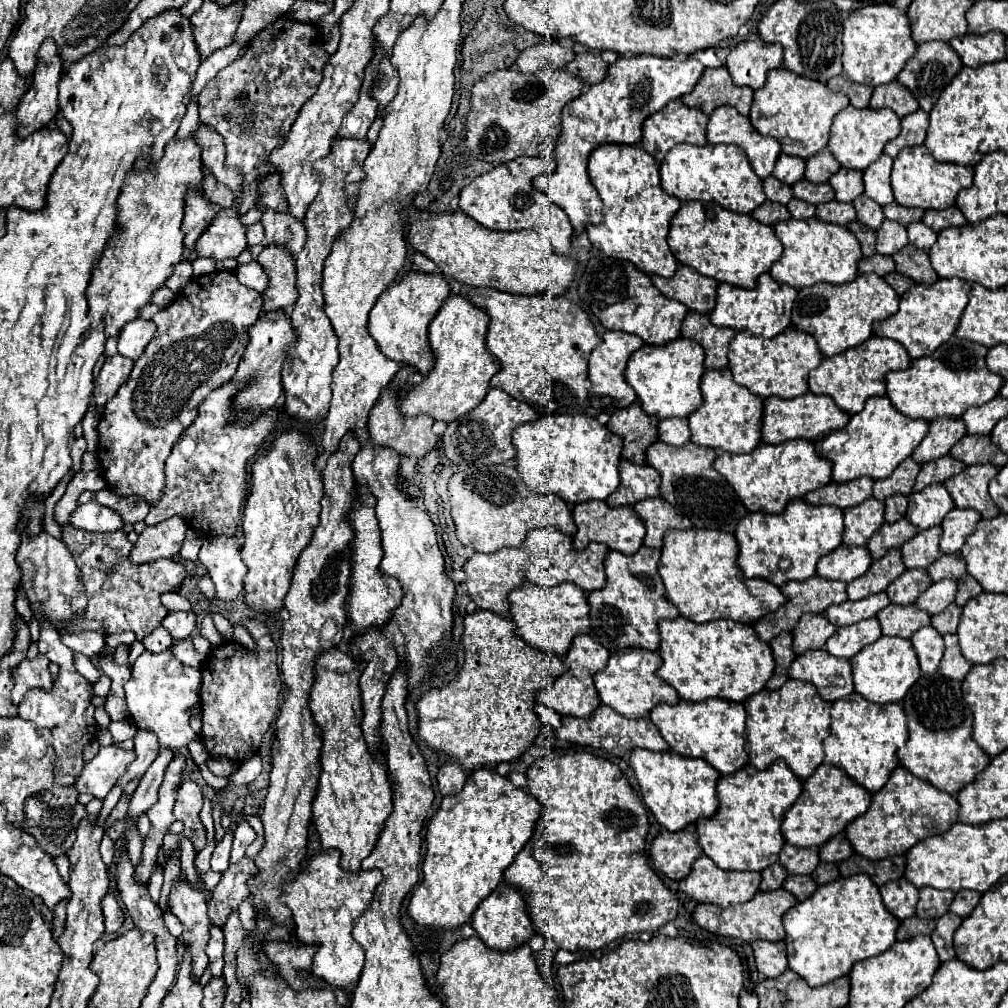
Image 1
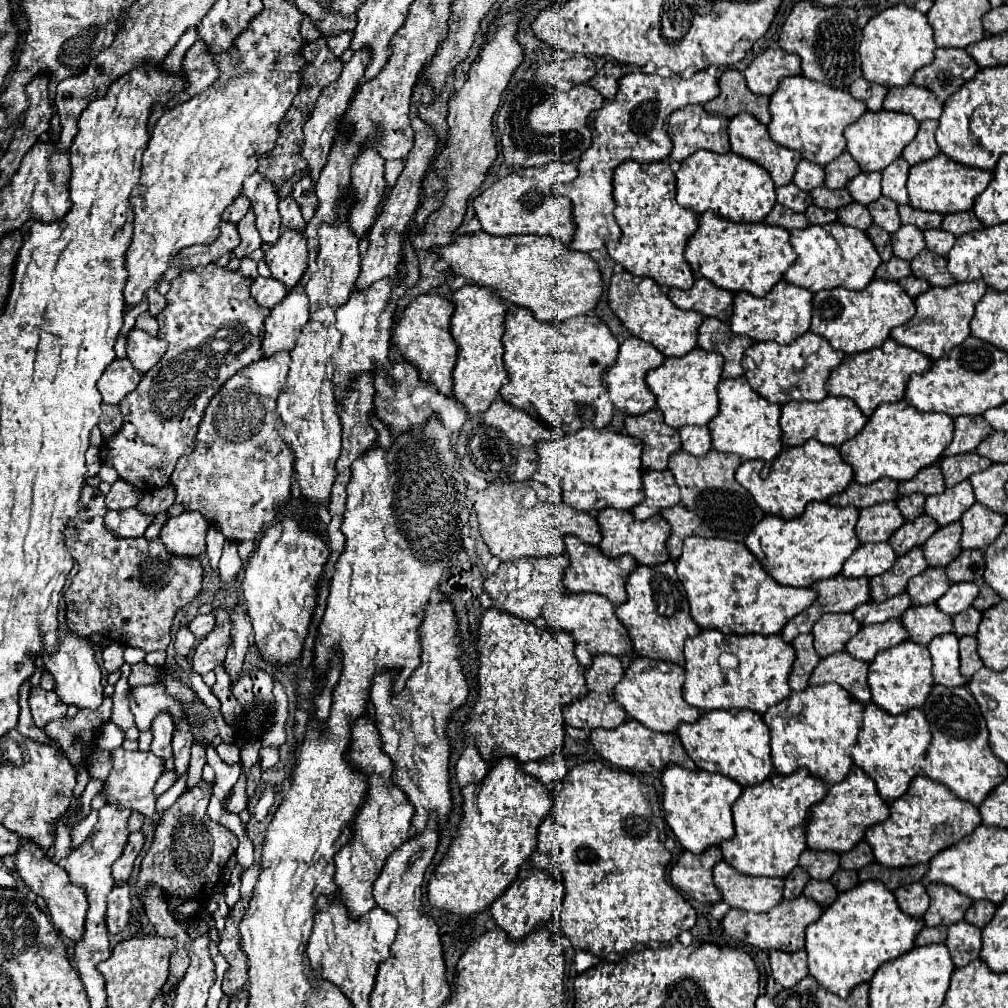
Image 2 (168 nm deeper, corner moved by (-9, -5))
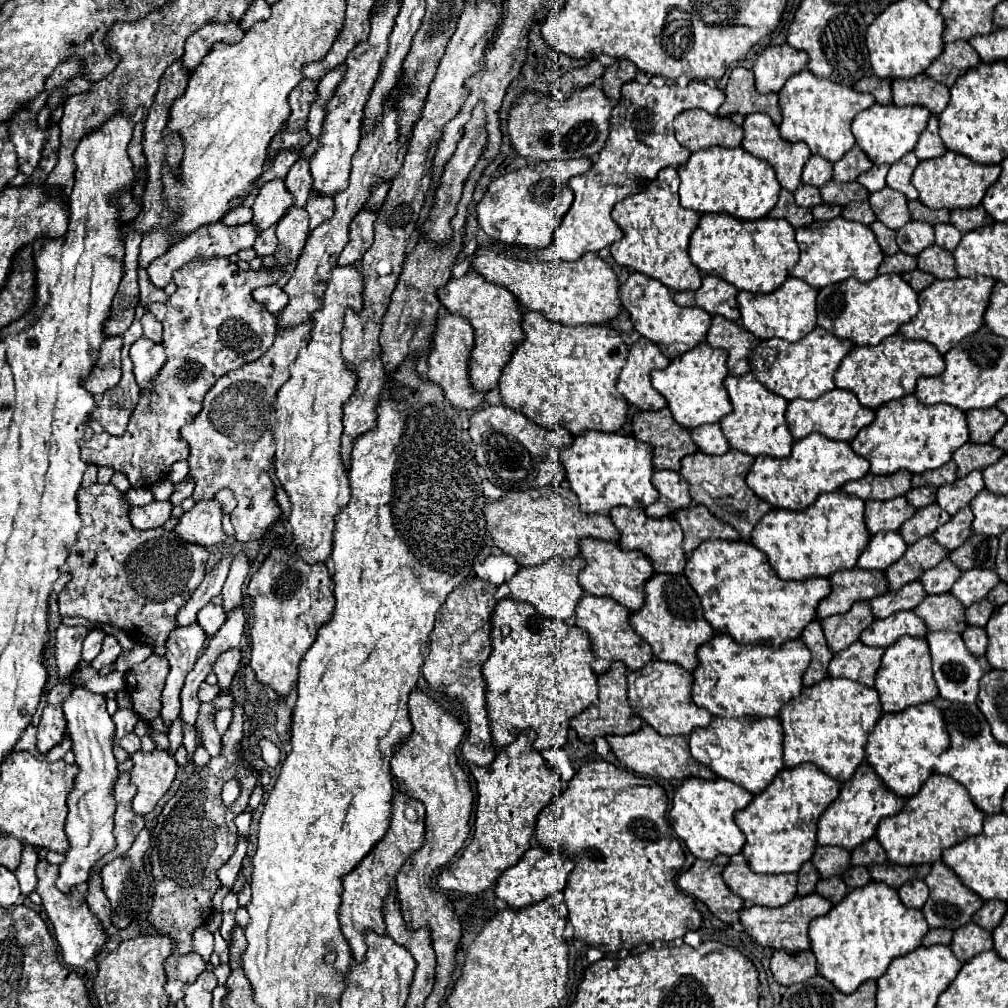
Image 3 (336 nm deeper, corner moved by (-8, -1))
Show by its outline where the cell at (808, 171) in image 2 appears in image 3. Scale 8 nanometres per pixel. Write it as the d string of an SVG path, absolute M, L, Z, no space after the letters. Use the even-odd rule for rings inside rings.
M811 156L811 158L807 160L807 164L803 166L803 176L801 176L803 184L821 188L821 186L823 186L825 182L829 182L831 176L833 176L833 168L831 168L831 166L833 166L833 164L827 162L825 158L821 158L821 156Z

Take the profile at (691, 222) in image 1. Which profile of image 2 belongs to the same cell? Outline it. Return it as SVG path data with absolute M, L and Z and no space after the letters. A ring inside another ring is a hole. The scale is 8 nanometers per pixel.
M704 212L698 220L698 230L688 240L686 260L696 276L708 278L724 290L744 290L752 296L766 296L770 288L782 280L784 270L794 264L796 254L790 246L790 232L786 228L764 222L730 222L712 212Z

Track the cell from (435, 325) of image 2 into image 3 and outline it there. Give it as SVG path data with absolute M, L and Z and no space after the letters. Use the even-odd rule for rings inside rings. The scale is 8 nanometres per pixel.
M447 312L445 316L437 318L431 340L433 340L433 352L429 354L427 380L439 384L443 388L445 398L455 408L465 408L465 410L481 408L485 394L473 392L471 384L469 384L469 376L467 376L467 358L469 358L469 352L473 348L473 328L471 328L471 324L465 318Z

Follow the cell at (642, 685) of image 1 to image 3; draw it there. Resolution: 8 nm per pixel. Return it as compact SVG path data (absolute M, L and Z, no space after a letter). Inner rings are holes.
M653 660L641 670L631 670L627 674L627 696L629 704L637 716L641 716L649 726L653 726L661 736L689 736L693 726L709 726L711 714L705 708L699 708L691 700L691 682L693 676L689 670L681 668L679 664ZM651 690L651 694L649 694Z

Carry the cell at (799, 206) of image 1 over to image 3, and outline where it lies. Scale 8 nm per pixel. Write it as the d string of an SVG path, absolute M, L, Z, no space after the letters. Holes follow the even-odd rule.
M819 204L819 206L815 206L811 212L813 212L815 220L833 220L833 218L837 218L837 216L841 214L841 206Z

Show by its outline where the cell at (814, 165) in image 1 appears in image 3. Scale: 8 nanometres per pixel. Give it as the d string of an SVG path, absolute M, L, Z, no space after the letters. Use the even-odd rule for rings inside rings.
M853 146L841 160L837 160L833 164L833 180L835 182L853 182L857 180L857 176L865 170L869 170L873 166L871 160L867 160L867 156Z

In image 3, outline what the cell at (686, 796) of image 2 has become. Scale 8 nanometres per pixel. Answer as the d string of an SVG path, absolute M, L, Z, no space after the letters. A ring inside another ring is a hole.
M691 776L681 780L681 784L675 788L671 810L669 810L669 822L675 834L687 844L687 848L695 858L713 860L717 854L733 856L739 854L745 844L745 838L737 828L733 814L745 808L751 802L751 798L753 798L751 792L725 778L705 780L705 778Z

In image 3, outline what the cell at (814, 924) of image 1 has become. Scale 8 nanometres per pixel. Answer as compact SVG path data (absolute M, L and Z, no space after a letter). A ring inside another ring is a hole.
M871 880L863 888L851 890L825 916L815 918L809 924L809 938L819 974L833 982L839 992L851 994L865 980L877 980L885 974L893 958L921 946L921 938L927 930L929 926L925 924L921 910L905 908L897 890L883 882Z

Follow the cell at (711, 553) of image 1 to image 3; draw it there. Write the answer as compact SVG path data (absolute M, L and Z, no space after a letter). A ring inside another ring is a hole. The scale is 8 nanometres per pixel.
M703 540L689 556L685 564L685 576L691 588L697 592L701 606L703 606L703 616L713 626L713 630L721 634L729 634L741 644L773 640L773 646L779 646L785 640L799 638L805 624L813 620L819 600L823 600L831 592L831 584L827 578L811 578L811 580L801 580L801 582L781 580L775 572L771 574L767 556L761 550L757 550L753 544L741 542L741 540L735 540L735 542Z

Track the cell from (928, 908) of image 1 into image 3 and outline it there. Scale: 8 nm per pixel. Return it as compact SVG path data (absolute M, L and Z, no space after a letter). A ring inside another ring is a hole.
M935 862L929 876L925 878L925 884L929 886L929 900L925 902L925 906L921 908L929 928L961 928L963 924L971 922L971 916L981 908L983 900L969 890L967 886L961 884L961 880L955 876L955 872L951 872L943 862Z

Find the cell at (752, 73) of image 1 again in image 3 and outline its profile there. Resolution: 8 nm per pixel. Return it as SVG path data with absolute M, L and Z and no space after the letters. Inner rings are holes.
M789 44L767 48L753 64L755 88L761 94L779 92L787 78L801 72L807 66L807 54L795 50Z

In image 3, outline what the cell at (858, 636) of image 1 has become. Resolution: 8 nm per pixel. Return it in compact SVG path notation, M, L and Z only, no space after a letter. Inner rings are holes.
M895 612L895 616L889 616L885 620L875 620L869 628L861 632L861 642L865 646L881 646L887 648L893 642L897 642L901 636L925 636L927 628L925 622L919 620L913 612Z

